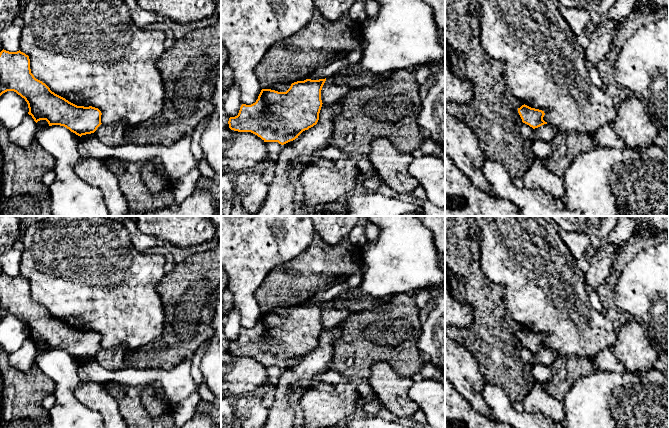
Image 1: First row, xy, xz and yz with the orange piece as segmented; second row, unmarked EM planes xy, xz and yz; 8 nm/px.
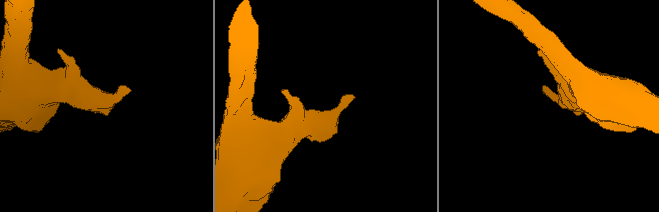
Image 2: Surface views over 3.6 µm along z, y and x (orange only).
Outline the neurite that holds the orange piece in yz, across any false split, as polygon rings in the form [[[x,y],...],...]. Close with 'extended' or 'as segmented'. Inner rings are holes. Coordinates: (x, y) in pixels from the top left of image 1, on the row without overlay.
[[[524,328],[518,332],[518,337],[522,343],[522,346],[529,349],[533,353],[547,348],[547,346],[543,344],[545,337],[542,334],[531,332]]]; as segmented

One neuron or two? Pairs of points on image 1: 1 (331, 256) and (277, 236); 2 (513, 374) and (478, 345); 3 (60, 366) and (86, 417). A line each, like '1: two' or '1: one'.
1: two
2: one
3: one

